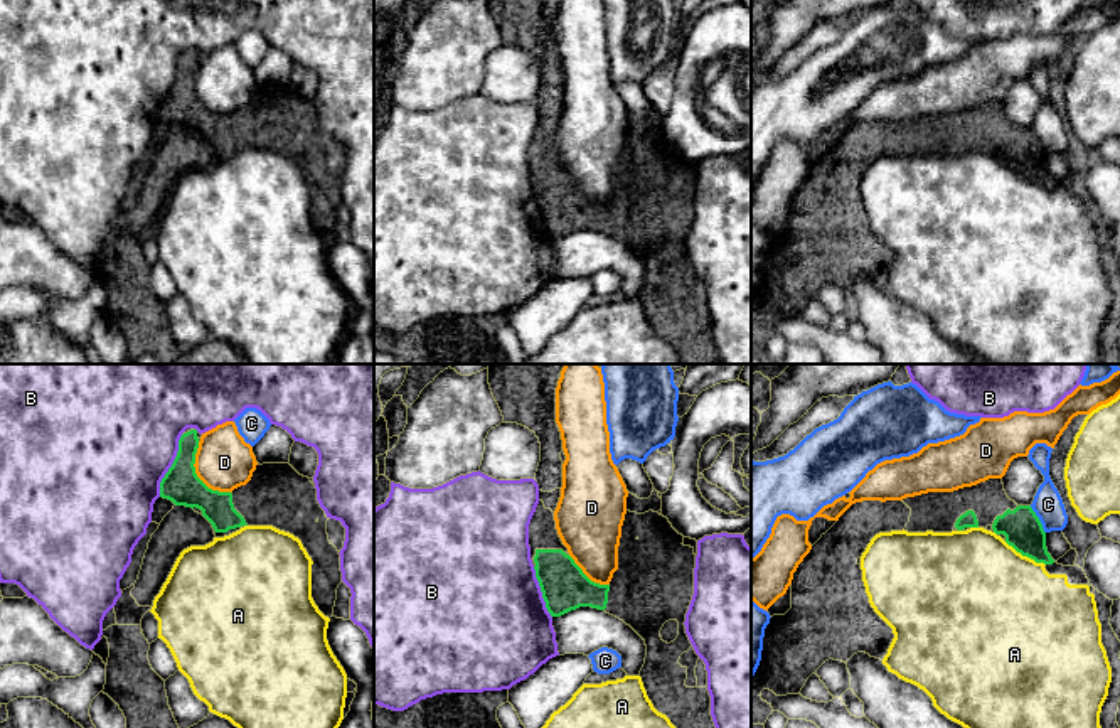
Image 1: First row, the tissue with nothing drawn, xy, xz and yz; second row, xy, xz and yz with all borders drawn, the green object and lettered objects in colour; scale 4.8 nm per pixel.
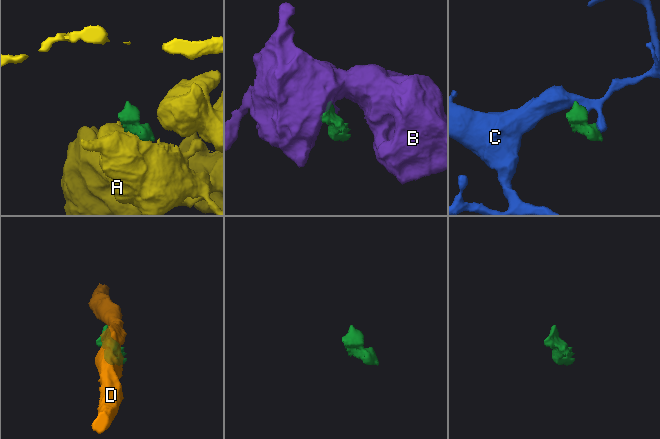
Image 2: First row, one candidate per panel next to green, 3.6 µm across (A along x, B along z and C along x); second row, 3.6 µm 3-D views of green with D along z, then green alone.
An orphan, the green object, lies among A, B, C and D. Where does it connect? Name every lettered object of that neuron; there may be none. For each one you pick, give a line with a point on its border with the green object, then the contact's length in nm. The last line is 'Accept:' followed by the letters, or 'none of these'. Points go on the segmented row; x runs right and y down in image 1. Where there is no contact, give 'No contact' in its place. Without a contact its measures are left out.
Accept: none of these

